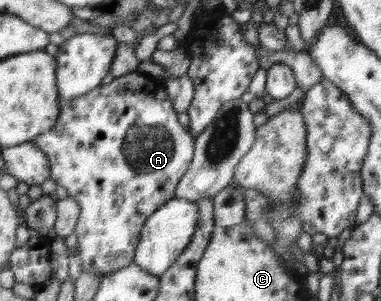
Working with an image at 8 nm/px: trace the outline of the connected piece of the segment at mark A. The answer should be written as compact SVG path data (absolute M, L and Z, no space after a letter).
M136 71L116 77L109 84L96 87L85 95L61 102L61 115L58 116L57 124L53 130L44 132L31 141L48 158L51 169L49 179L56 182L56 185L66 188L69 197L80 204L81 212L78 216L75 232L78 235L77 247L80 248L80 262L82 262L83 272L96 272L96 274L106 275L132 263L143 224L152 213L175 198L176 187L178 187L179 181L191 164L194 138L192 138L192 134L188 132L188 129L178 122L177 112L174 110L174 105L168 96L165 84L166 81L162 78L152 77L148 74L136 74Z

